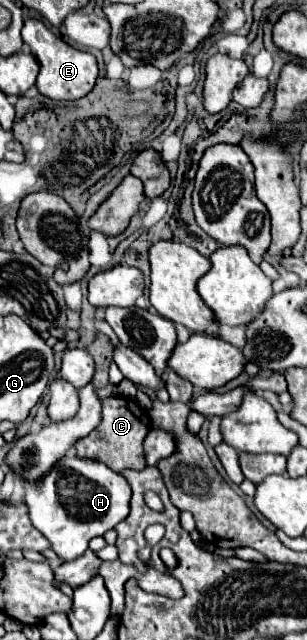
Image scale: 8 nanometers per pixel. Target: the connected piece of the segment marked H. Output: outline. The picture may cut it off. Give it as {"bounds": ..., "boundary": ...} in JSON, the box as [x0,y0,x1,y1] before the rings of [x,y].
{"bounds":[23,456,131,562],"boundary":[[[67,456],[53,466],[53,470],[41,480],[41,486],[29,482],[23,486],[27,492],[25,498],[31,524],[49,540],[51,550],[63,562],[79,558],[87,550],[91,538],[103,536],[129,514],[131,488],[127,480],[99,462],[81,460],[77,456]]]}

